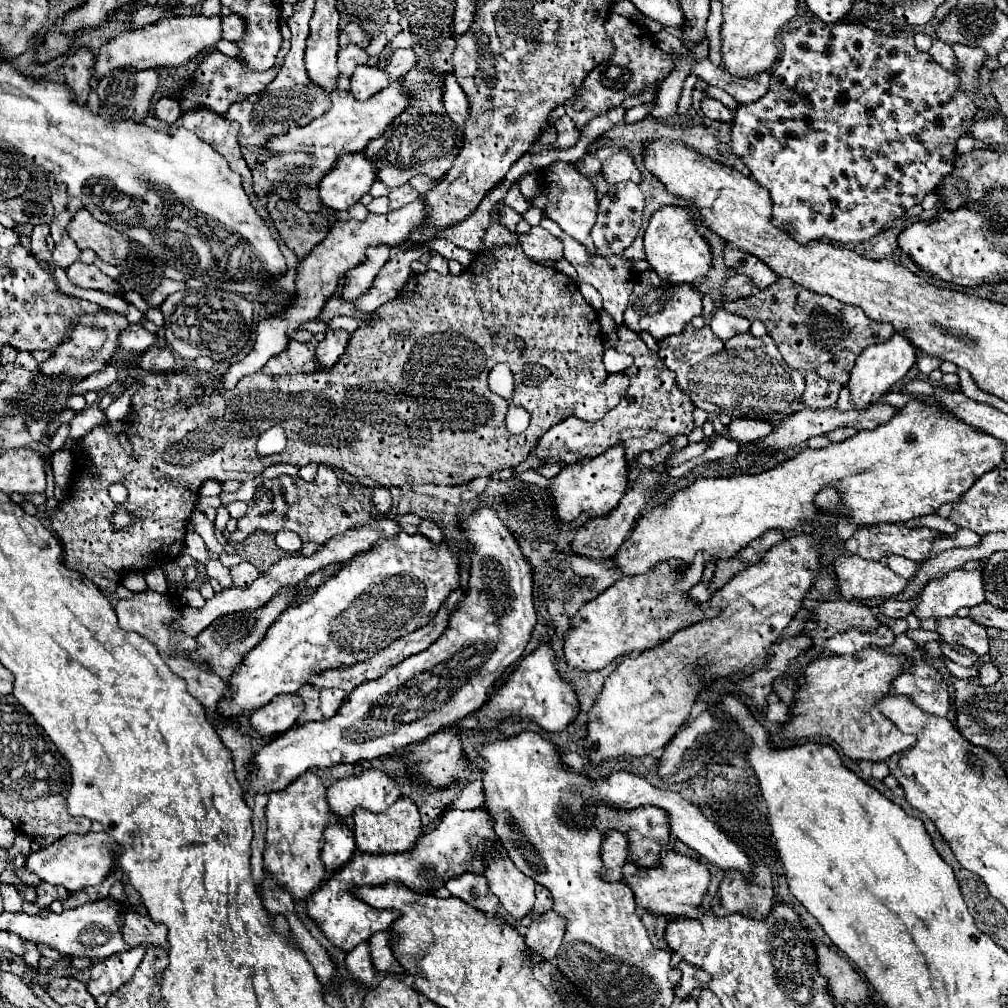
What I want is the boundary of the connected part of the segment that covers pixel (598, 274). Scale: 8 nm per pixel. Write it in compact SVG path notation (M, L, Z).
M560 235L562 243L564 243L564 259L578 271L578 281L590 283L604 299L604 309L610 311L610 315L614 317L616 323L622 323L622 315L624 315L624 307L628 305L628 297L636 285L636 273L632 273L626 265L626 259L618 257L618 255L610 255L610 257L598 257L598 255L588 255L588 249L582 243L576 243L576 239L572 239L570 235Z

